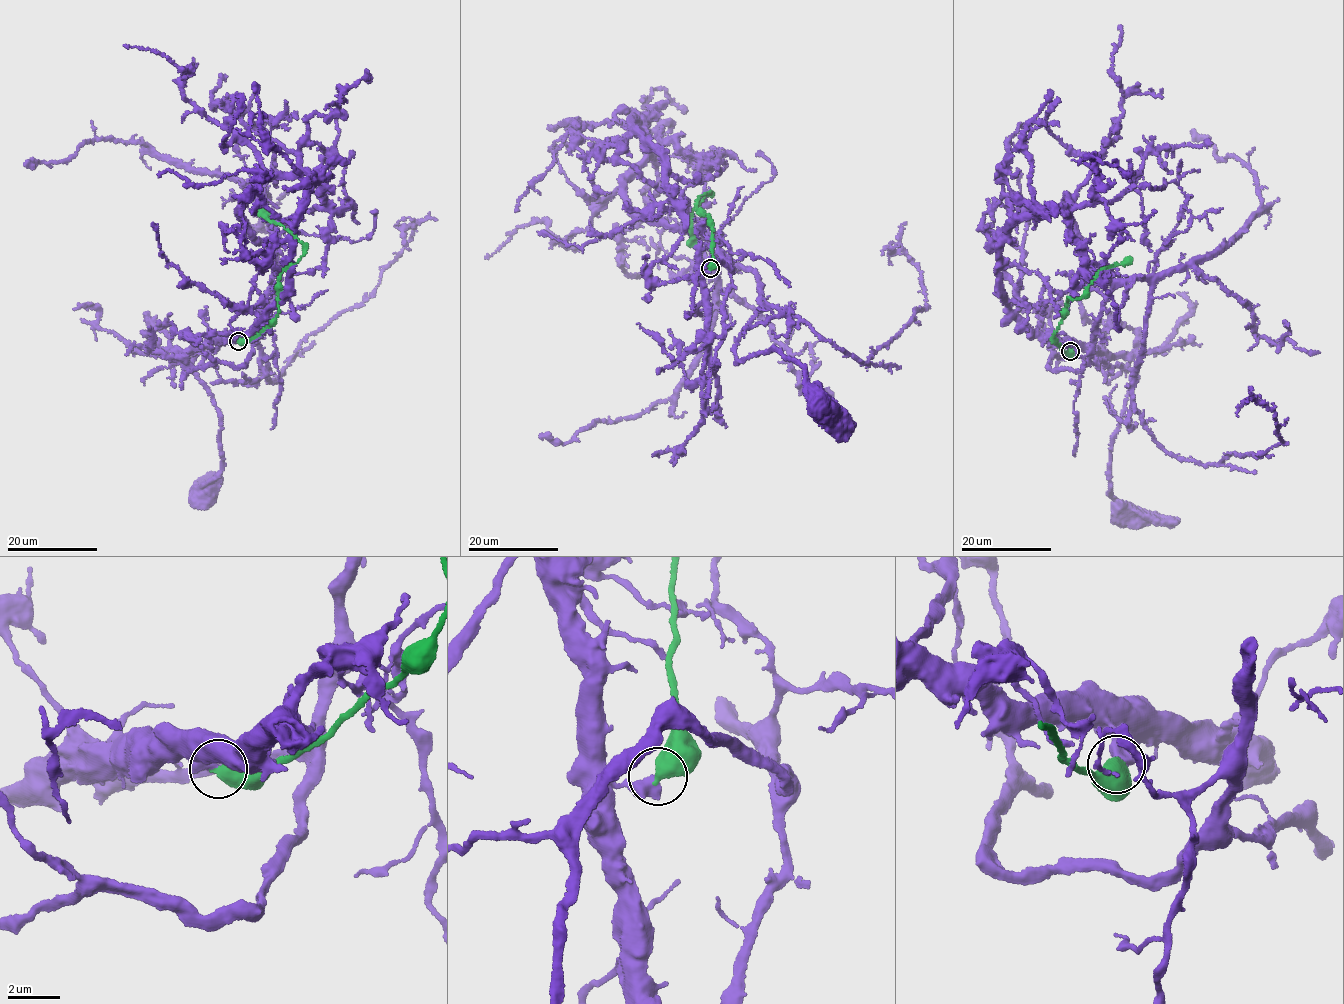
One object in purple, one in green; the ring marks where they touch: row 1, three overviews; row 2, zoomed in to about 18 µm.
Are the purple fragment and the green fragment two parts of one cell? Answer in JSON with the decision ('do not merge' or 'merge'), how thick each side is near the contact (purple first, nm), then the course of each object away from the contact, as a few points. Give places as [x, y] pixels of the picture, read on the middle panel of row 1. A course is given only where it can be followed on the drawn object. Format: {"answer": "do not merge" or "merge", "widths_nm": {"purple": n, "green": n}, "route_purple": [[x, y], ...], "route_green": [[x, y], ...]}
{"answer": "do not merge", "widths_nm": {"purple": 500, "green": 650}, "route_purple": [[710, 268], [697, 232], [763, 285], [737, 361], [778, 351], [806, 369], [823, 408]], "route_green": [[710, 268], [713, 229], [708, 215], [696, 207], [701, 195], [710, 192], [693, 211], [690, 245]]}

